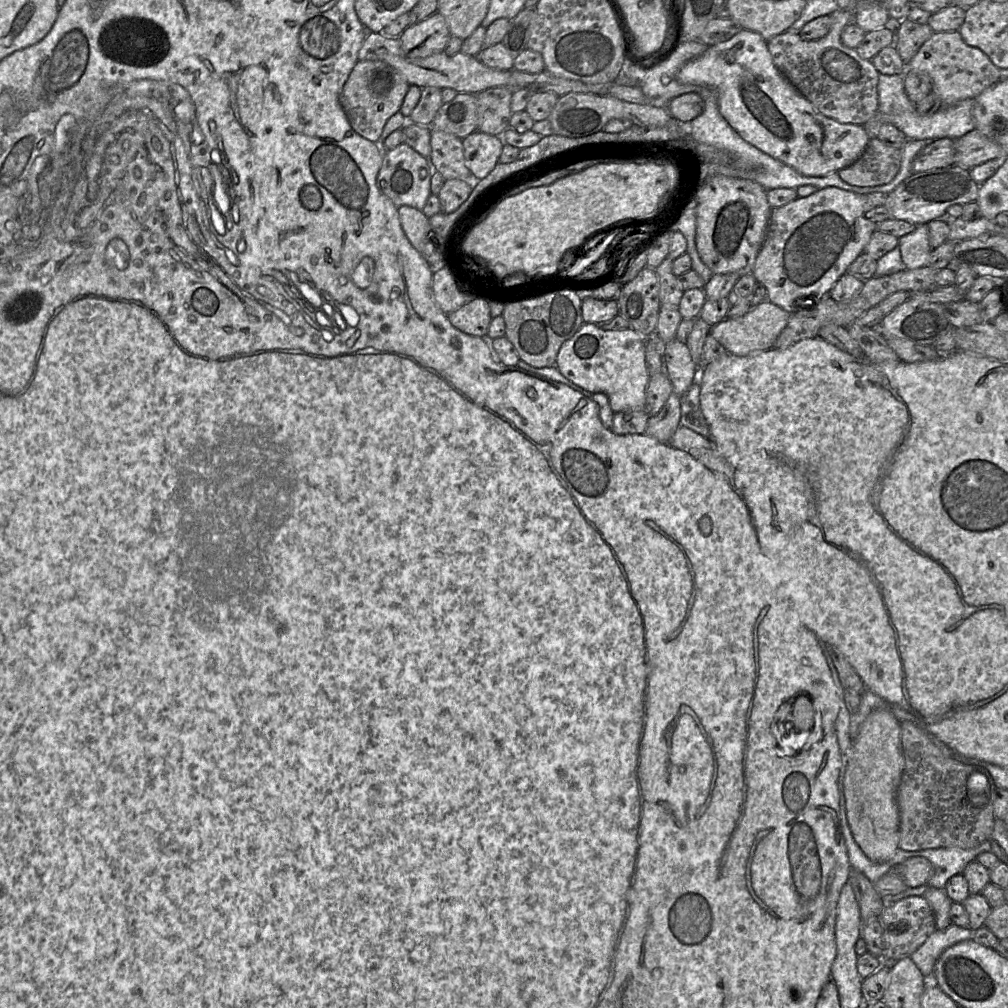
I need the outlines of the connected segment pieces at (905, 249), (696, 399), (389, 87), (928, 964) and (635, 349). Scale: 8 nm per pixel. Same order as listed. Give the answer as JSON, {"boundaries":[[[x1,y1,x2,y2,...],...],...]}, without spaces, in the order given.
{"boundaries":[[[927,224,916,225,914,231,899,239,898,246,906,269,926,267,932,251]],[[696,381,680,397,680,426,687,427,711,440,709,425,700,407,700,385]],[[358,60,342,88,340,103,354,131,377,142,387,120,400,111,409,86,405,78,387,63]],[[951,923,943,930,936,929,927,940,910,956,926,978,932,978,935,964,949,947,971,939,972,930]],[[584,323,562,344,557,354,556,368,583,389,594,394,605,394,614,413,625,410,646,411,646,388,650,377,645,352,645,337,631,328,603,330,597,324]]]}

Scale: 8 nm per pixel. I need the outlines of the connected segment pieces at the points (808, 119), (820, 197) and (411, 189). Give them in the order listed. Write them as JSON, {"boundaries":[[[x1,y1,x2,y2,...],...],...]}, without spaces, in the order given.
{"boundaries":[[[742,29,736,35,725,42,708,47,708,49,699,57,686,63,677,73,677,81,682,84,693,84,707,86,717,93,717,102,720,114,725,118,729,125,743,138,746,142,754,145,768,155,791,166,799,173,805,176,824,176,853,164,865,151,871,135,863,125,850,123,840,123,837,120,824,116,817,111,813,104,806,99,798,89,777,69,771,54,767,48,767,41,757,32]],[[838,187,818,189,807,197,796,198,784,206,773,208,764,242,751,272,757,282,766,287,767,299,792,314,813,301,829,296,832,287,864,251,876,231,876,223,866,217,872,208,867,194]],[[402,143,385,152,377,175,377,186,396,207,409,206,422,210,431,195,431,176,426,158,409,145]]]}

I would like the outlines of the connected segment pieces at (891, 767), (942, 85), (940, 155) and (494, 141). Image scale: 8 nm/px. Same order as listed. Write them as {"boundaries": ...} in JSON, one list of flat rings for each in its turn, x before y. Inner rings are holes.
{"boundaries":[[[873,710,860,726,855,739,850,740,848,763,844,777,844,799,848,825,856,843,875,863,891,859,899,849,900,816,897,802,898,787,905,766,901,745,901,724,887,710]],[[959,31,934,32,906,64,906,70,927,74,932,82,932,92,940,98,942,106,974,99,1001,80,1000,68,979,48,967,45]],[[941,138,926,145,912,162,913,173,954,165,955,141,956,139]],[[475,131,462,139,465,165,472,174,472,180,485,178,496,166,504,141,494,136]]]}

